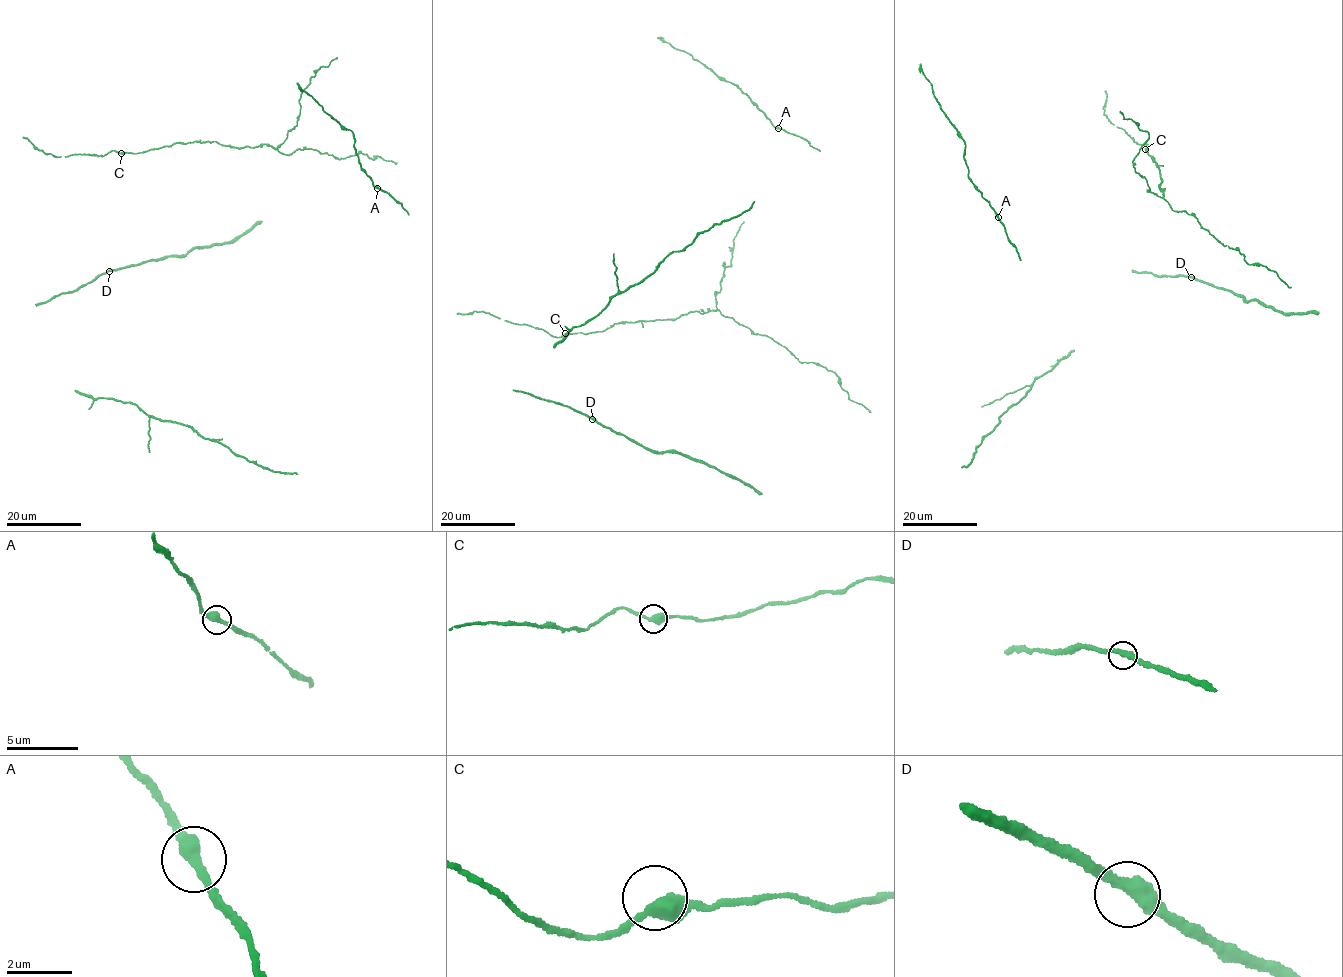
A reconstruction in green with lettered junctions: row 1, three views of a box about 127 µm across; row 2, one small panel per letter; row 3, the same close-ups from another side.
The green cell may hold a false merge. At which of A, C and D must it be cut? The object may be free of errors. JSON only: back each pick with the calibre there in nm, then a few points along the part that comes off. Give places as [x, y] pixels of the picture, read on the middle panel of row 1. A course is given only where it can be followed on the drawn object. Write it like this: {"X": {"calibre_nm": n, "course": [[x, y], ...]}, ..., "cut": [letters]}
{"cut": []}

